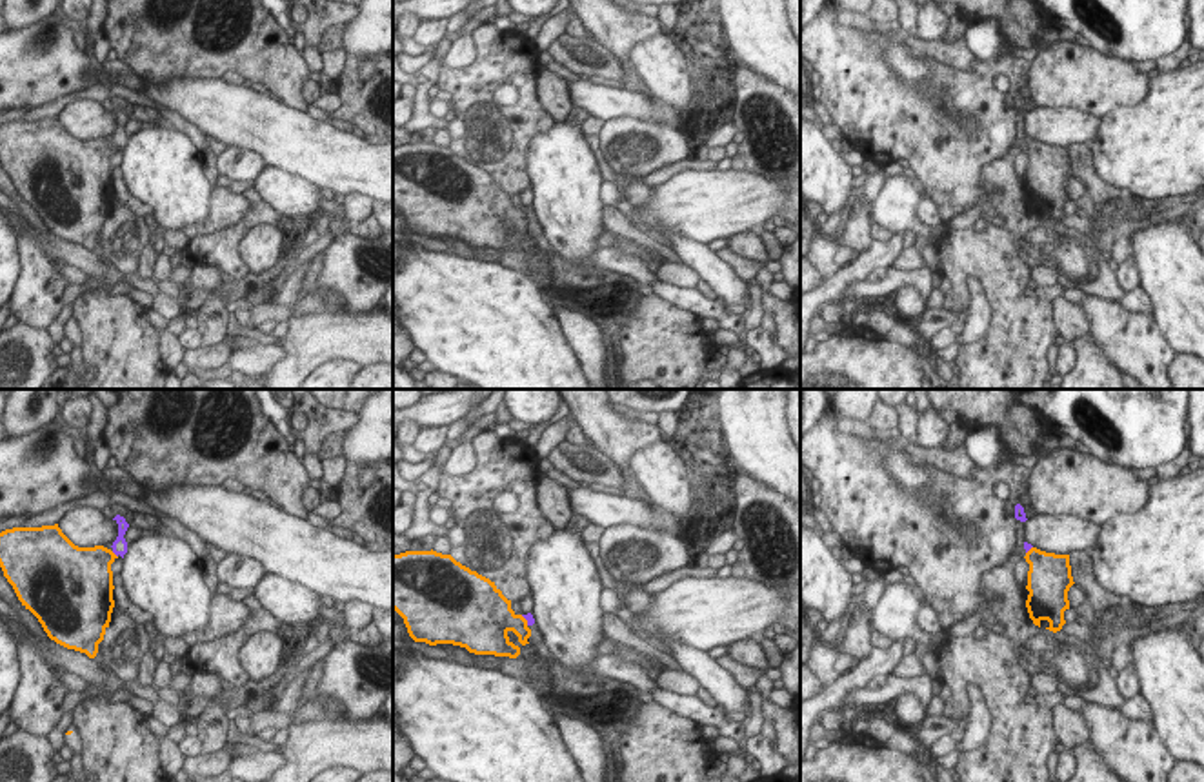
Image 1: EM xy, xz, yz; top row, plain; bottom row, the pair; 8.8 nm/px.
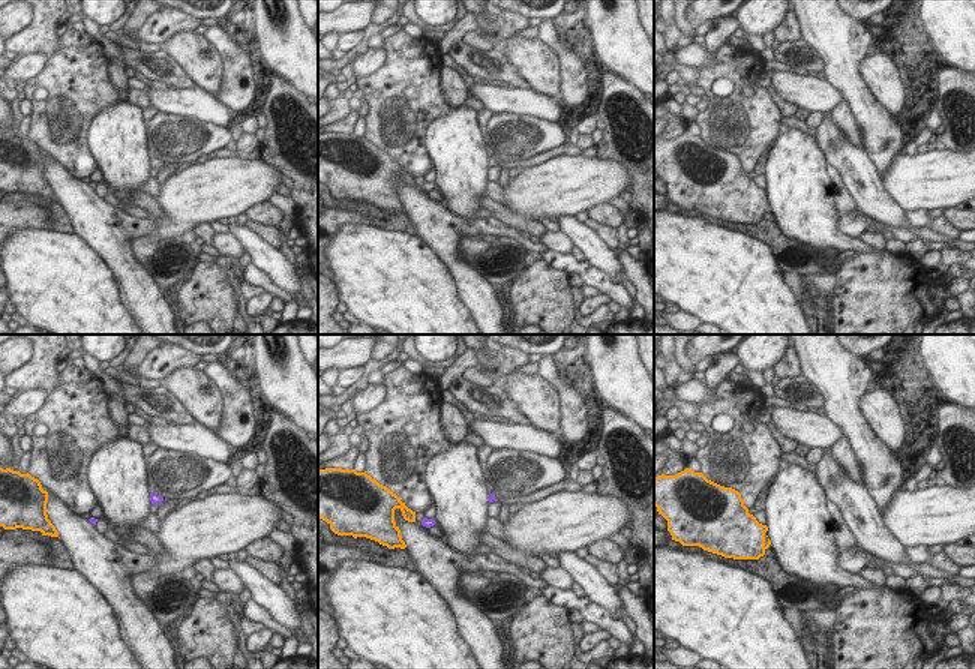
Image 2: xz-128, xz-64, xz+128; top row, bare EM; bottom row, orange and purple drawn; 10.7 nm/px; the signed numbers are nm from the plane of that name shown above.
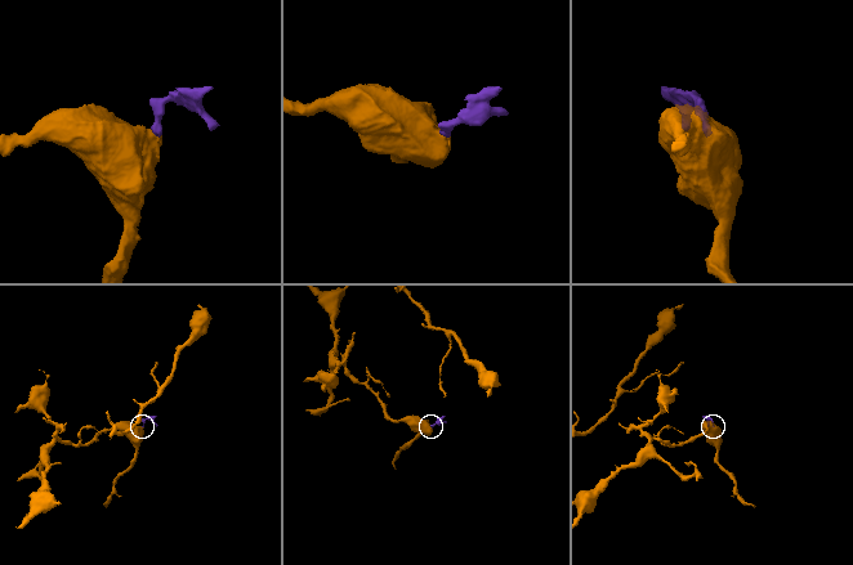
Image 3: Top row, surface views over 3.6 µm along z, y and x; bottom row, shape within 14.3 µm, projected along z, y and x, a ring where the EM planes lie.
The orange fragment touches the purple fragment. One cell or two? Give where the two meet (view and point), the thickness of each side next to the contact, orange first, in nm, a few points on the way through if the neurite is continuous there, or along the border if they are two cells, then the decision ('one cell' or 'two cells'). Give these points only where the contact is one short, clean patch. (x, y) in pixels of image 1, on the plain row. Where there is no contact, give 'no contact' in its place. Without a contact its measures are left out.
contact xy (115, 148); calibres 360 and 130 nm; border xy (111, 144), (117, 150); two cells

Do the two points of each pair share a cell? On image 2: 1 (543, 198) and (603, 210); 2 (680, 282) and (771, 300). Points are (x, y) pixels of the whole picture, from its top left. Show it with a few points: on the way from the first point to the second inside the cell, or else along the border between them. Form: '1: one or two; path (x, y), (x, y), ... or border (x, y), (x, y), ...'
1: two; border (608, 203), (599, 203), (585, 210)
2: one; path (702, 282), (734, 282), (749, 297)

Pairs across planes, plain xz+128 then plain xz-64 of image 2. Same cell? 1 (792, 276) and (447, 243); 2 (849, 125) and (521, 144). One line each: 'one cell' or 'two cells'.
1: two cells
2: one cell

